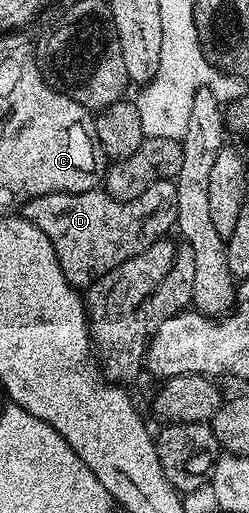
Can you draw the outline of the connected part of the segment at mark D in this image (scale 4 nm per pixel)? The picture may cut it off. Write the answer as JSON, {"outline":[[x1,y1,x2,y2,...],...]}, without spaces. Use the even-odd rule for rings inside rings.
{"outline":[[165,179,146,187,138,199,129,201,114,199,97,187,81,193,29,197,23,205,24,220,34,223,50,239,68,282,73,287,87,287,126,263,126,259,142,255,150,243,167,238,171,229,173,232,178,215,178,191,175,180]]}

